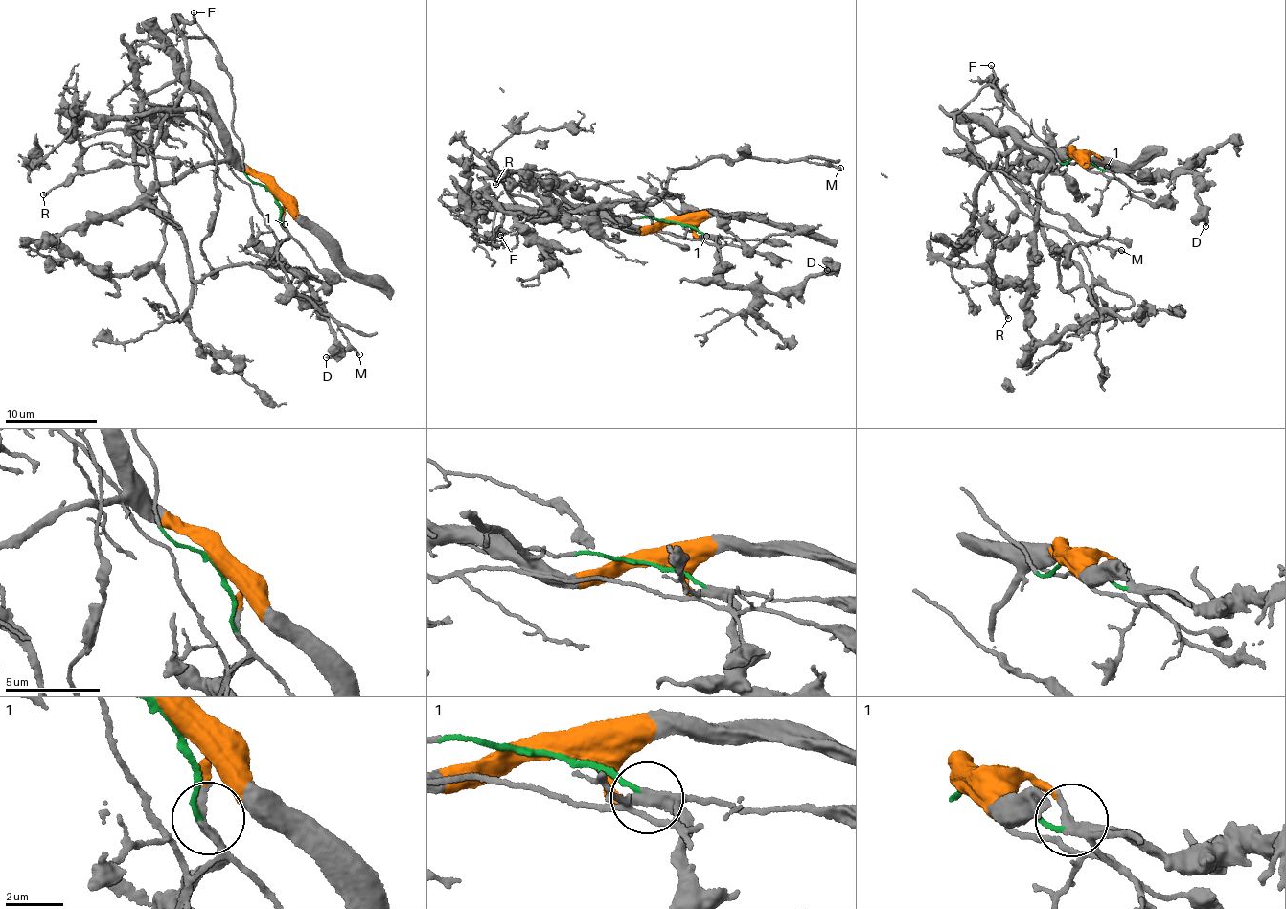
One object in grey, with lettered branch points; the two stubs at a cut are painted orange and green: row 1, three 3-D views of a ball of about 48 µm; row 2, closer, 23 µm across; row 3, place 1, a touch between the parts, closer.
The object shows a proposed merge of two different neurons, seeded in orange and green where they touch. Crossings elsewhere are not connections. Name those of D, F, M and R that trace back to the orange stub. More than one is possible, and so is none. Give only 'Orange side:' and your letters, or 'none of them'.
Orange side: D, M

